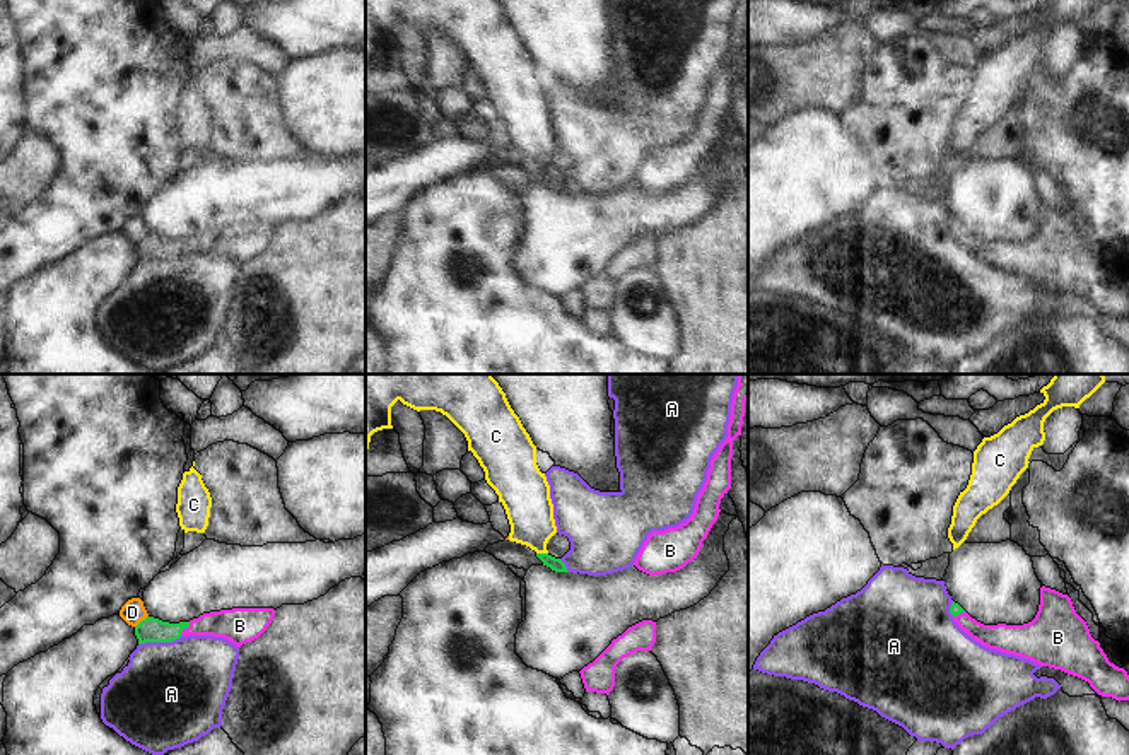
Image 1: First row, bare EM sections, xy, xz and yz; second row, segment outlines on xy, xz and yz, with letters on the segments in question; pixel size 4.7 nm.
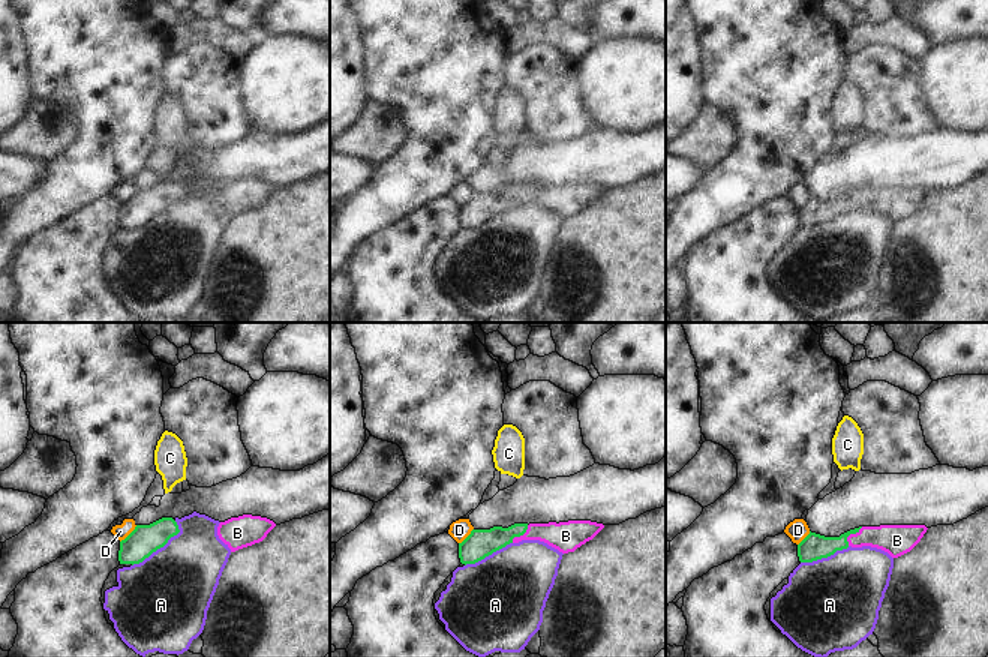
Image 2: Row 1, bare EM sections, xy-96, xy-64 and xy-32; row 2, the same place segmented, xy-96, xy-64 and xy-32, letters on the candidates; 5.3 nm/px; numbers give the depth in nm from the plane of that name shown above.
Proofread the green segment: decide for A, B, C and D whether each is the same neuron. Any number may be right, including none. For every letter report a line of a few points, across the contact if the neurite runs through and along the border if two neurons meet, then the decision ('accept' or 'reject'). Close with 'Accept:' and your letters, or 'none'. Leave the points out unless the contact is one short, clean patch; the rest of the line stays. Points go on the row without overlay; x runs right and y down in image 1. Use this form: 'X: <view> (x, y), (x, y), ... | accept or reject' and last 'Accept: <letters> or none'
A: reject
B: xy (151, 246), (185, 245), (238, 243) | accept
C: reject
D: xy (147, 233), (135, 245) | reject
Accept: B

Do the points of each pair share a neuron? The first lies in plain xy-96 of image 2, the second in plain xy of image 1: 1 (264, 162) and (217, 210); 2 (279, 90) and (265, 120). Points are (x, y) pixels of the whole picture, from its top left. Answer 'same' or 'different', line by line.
1: same
2: different

